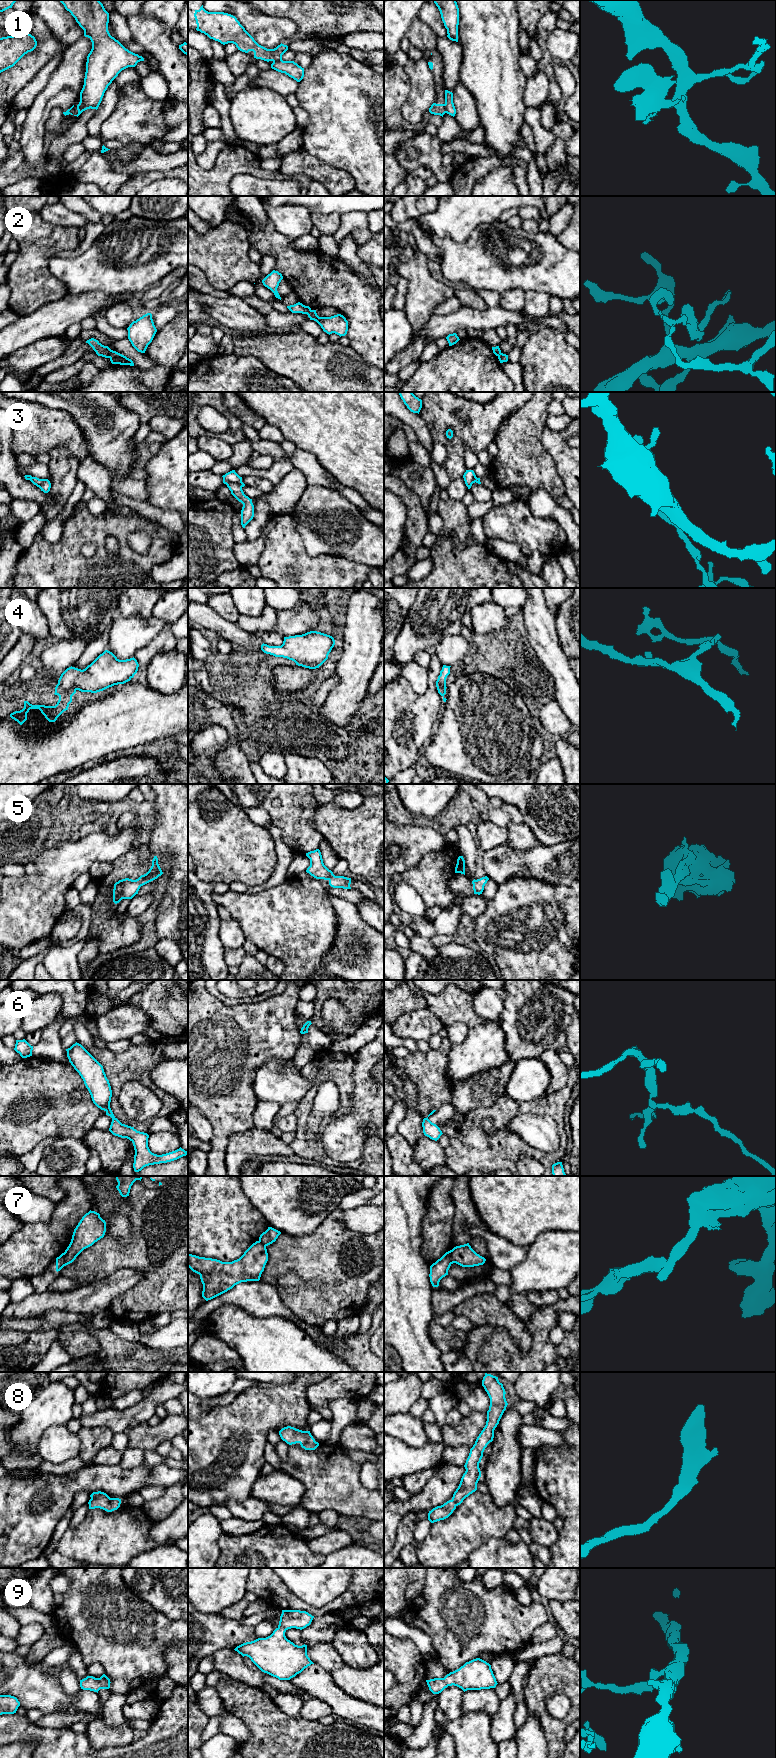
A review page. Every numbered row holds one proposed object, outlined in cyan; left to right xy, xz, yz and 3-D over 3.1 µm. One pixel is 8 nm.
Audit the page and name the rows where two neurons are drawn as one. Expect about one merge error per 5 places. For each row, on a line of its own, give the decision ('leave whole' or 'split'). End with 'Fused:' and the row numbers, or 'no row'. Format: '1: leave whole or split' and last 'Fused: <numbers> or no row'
1: split
2: split
3: split
4: leave whole
5: leave whole
6: leave whole
7: split
8: leave whole
9: leave whole
Fused: 1, 2, 3, 7

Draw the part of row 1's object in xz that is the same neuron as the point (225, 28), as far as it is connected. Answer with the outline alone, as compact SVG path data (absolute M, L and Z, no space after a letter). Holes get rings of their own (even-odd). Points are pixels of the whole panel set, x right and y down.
M202 5L199 10L195 10L194 17L197 31L223 45L233 43L242 52L253 51L256 59L267 62L280 61L282 60L282 55L288 50L288 46L282 43L274 49L267 49L259 45L237 18L231 14L208 12Z

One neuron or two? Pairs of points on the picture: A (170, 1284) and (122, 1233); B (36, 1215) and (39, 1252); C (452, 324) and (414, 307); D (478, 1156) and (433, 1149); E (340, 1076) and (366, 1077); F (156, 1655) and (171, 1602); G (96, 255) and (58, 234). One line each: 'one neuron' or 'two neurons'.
A: two neurons
B: two neurons
C: two neurons
D: two neurons
E: two neurons
F: two neurons
G: two neurons

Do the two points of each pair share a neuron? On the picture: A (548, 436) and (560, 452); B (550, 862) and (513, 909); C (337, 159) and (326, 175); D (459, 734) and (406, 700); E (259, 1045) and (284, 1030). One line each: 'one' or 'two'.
A: one
B: two
C: two
D: two
E: one

